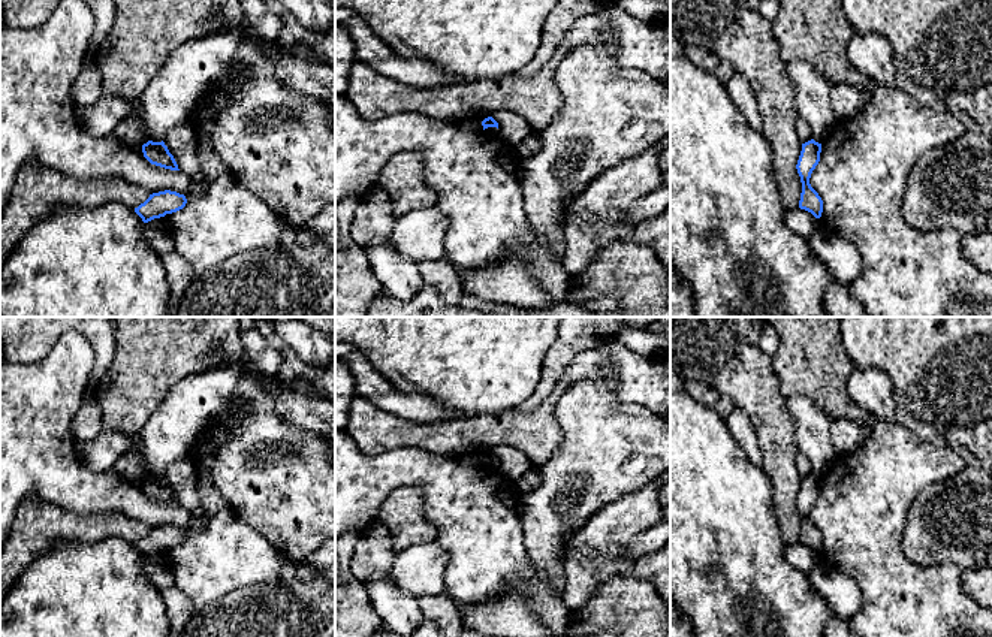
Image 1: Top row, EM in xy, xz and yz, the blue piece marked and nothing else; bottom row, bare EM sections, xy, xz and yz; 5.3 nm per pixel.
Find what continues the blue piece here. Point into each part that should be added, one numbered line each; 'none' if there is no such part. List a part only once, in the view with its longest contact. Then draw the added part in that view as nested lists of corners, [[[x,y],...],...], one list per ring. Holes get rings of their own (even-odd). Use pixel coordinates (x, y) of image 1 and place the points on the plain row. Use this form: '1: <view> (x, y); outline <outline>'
none

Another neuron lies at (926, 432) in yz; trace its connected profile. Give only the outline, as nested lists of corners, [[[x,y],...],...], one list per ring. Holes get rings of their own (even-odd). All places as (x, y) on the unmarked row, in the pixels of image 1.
[[[895,395],[896,402],[896,420],[907,428],[910,432],[913,432],[917,438],[922,441],[932,444],[932,446],[941,446],[947,444],[935,431],[935,428],[929,423],[925,423],[914,417],[907,407],[907,402],[902,396]]]

